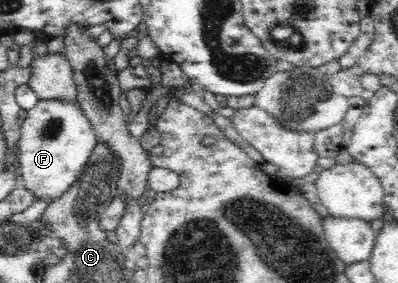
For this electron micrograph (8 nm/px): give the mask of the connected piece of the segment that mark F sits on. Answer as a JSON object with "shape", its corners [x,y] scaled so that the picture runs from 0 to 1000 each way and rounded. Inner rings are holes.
{"shape":[[[95,353],[95,364],[68,392],[68,410],[53,438],[48,509],[50,618],[55,661],[75,671],[90,703],[143,707],[191,640],[196,618],[214,597],[234,527],[246,509],[236,452],[191,360],[171,353]]]}

